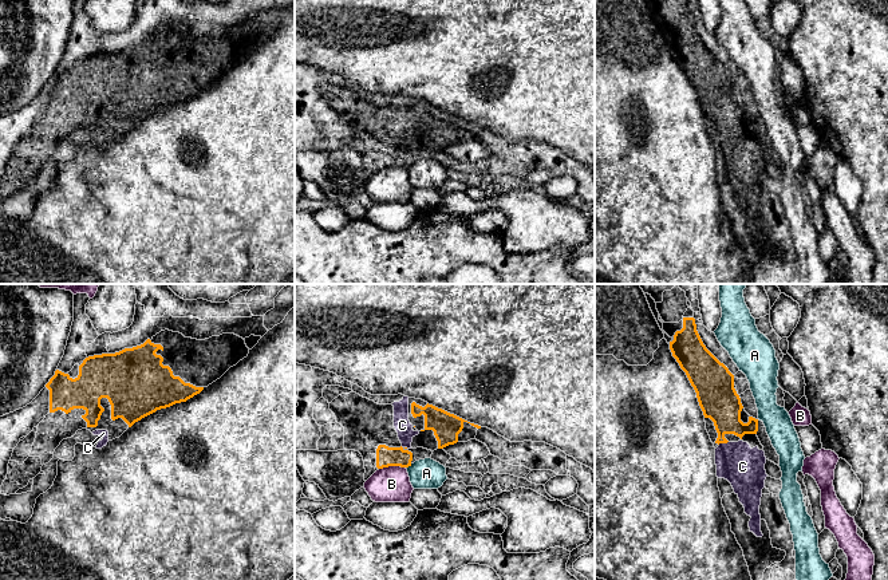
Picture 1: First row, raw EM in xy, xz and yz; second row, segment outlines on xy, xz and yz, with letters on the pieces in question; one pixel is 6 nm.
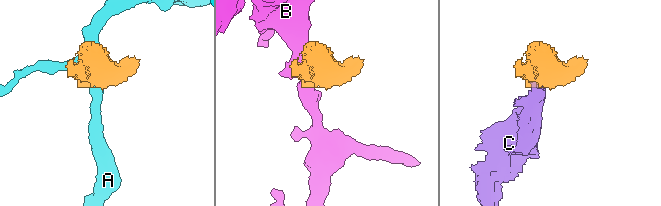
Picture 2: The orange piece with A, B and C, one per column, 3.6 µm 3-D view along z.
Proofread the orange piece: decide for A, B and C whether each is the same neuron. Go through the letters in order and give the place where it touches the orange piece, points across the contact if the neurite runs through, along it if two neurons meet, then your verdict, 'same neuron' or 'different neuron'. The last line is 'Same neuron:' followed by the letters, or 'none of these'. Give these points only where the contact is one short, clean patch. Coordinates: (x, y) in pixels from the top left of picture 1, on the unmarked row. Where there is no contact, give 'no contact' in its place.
A: xz (409, 165) | along xz (411, 164), (407, 168) | different neuron
B: xz (391, 165) | along xz (405, 166), (383, 166), (379, 169) | different neuron
C: yz (722, 142) | across yz (719, 102), (722, 142), (726, 150), (742, 166) | same neuron
Same neuron: C

